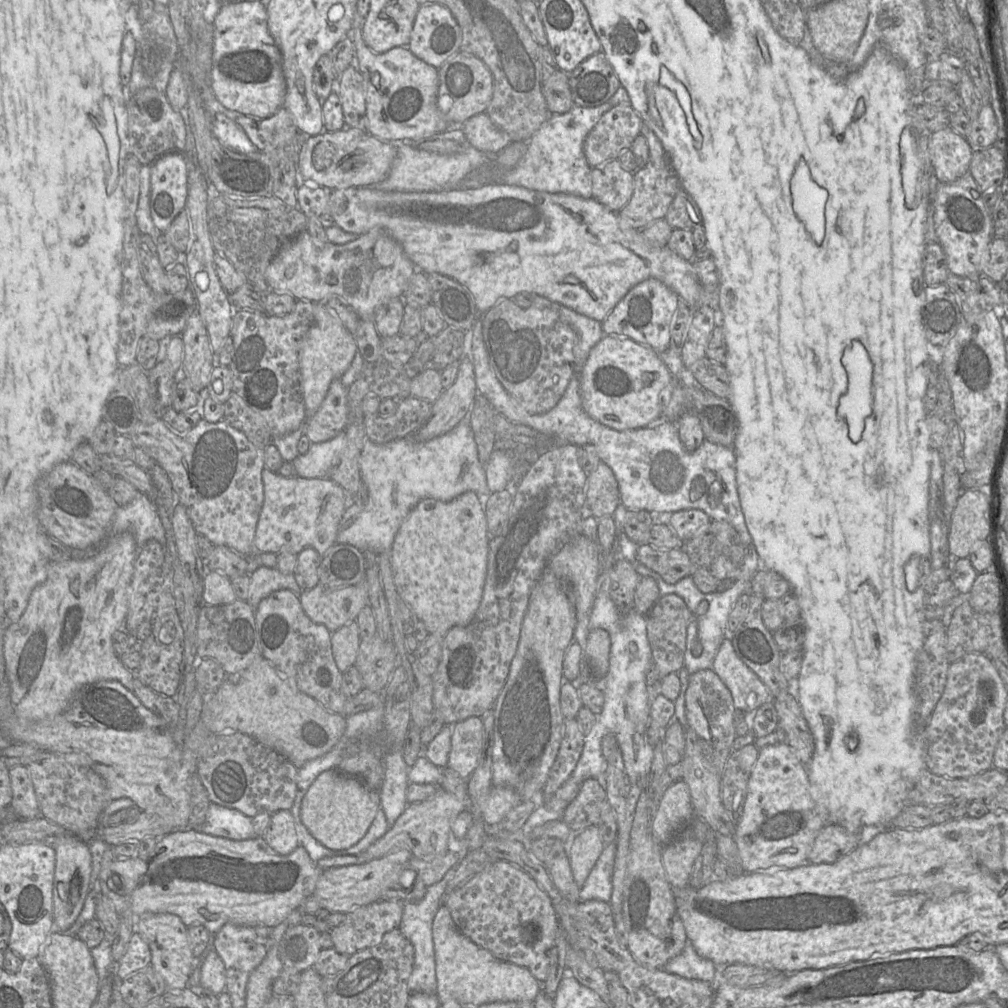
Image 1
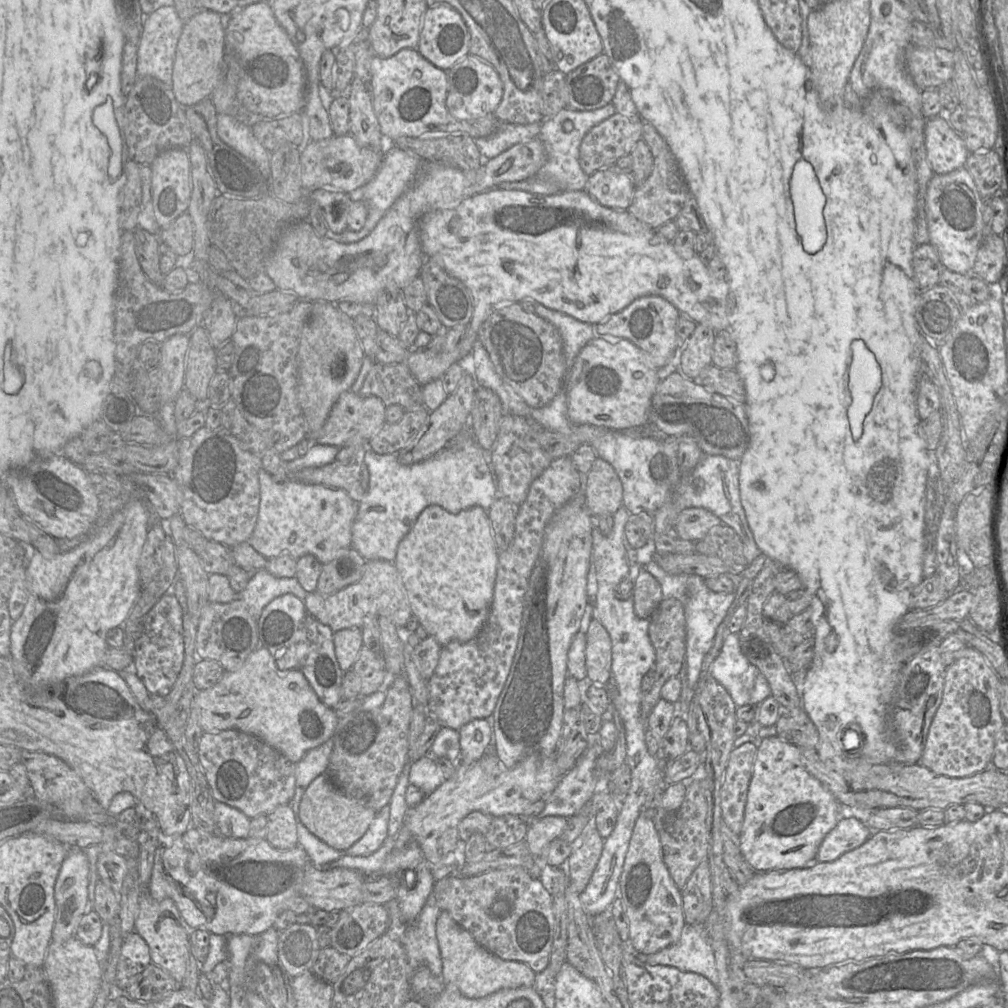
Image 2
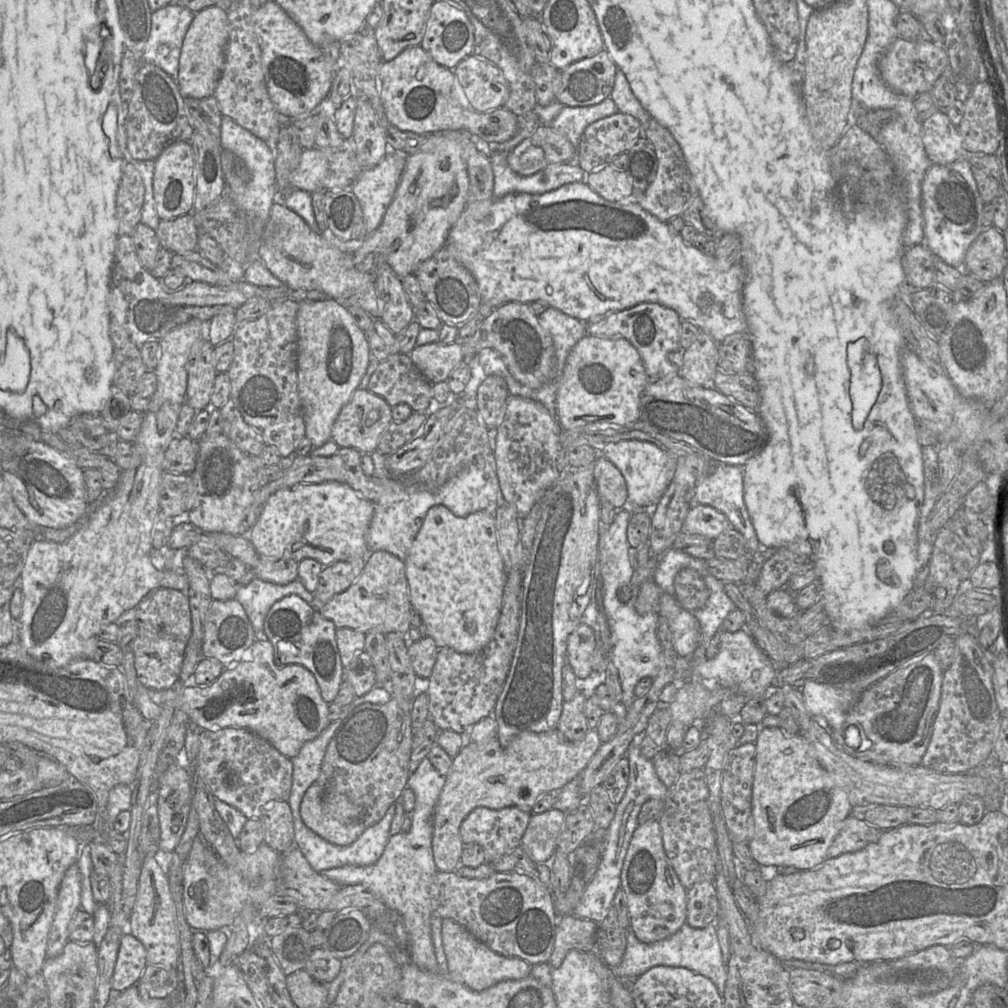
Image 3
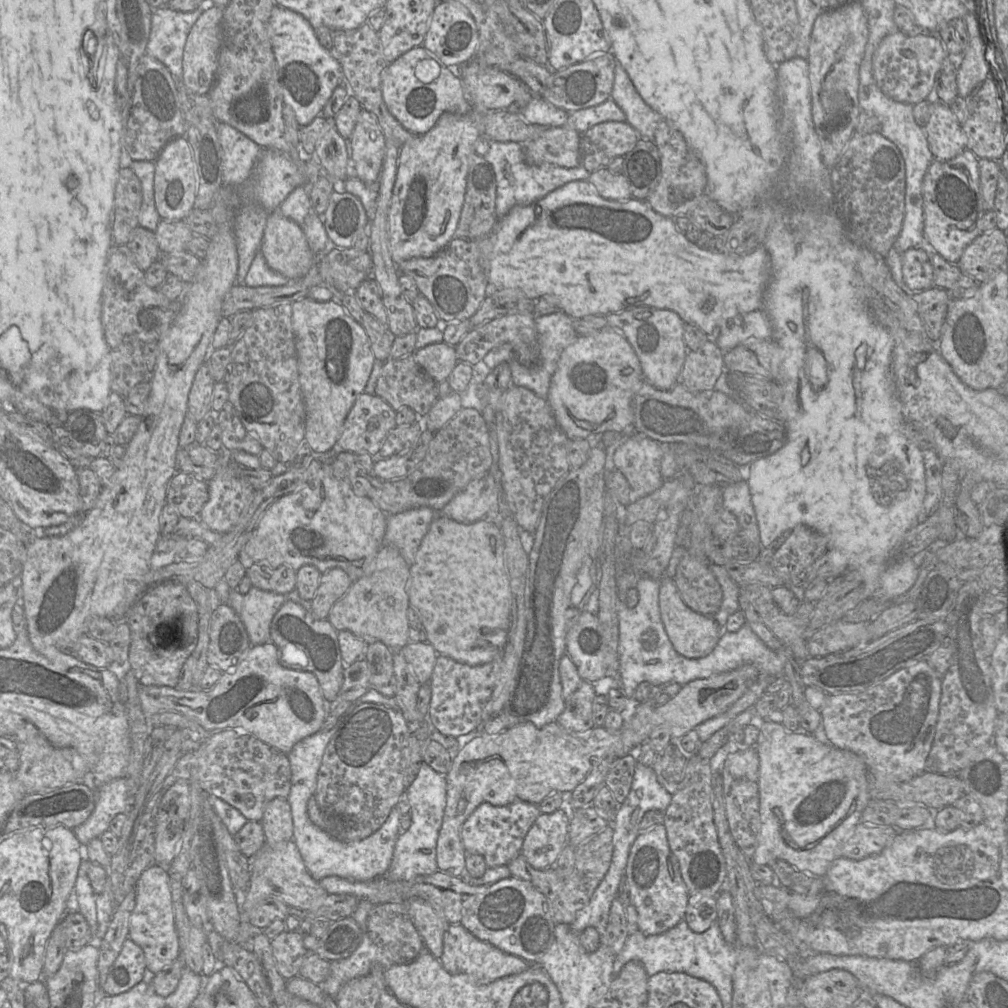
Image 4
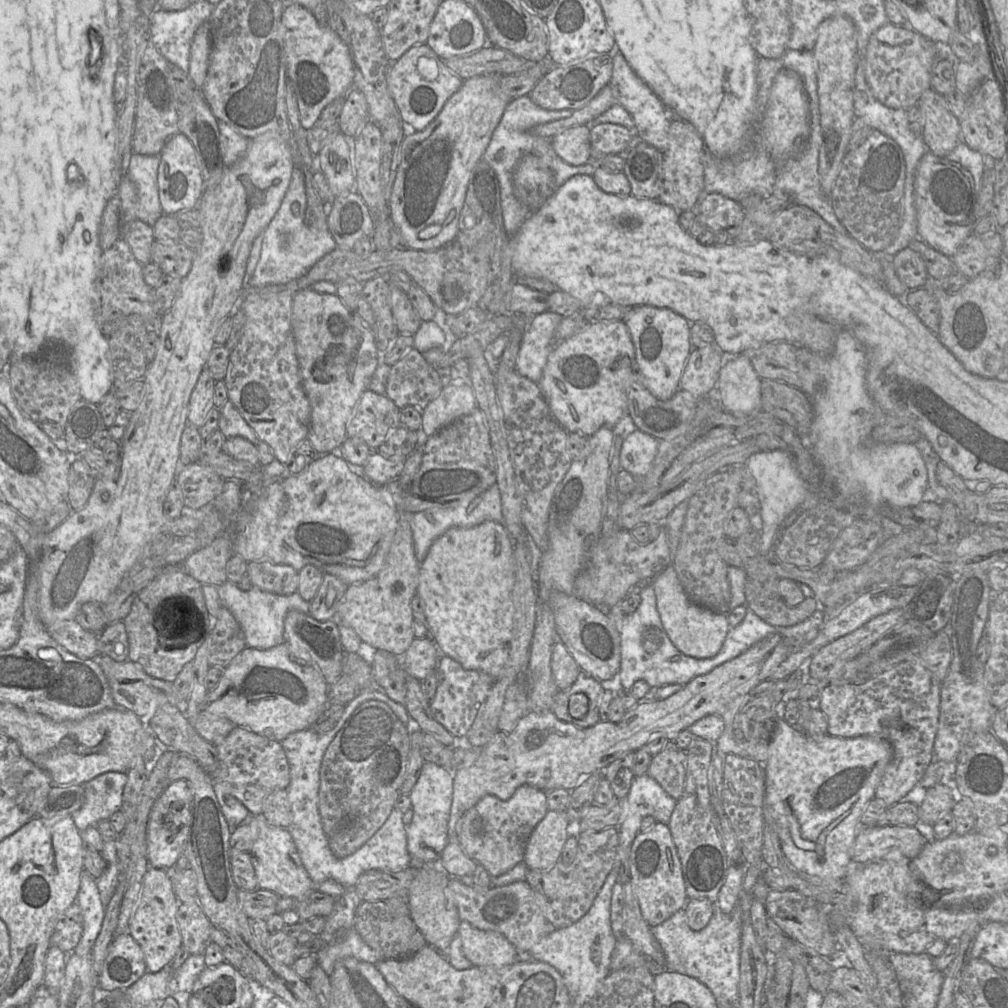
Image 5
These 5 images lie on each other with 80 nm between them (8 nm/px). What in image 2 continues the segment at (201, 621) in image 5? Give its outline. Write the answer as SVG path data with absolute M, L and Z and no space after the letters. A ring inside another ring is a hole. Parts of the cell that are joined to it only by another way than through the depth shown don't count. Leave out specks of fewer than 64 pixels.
M166 592L144 617L144 632L135 642L133 670L152 695L166 696L184 662L183 612L172 592Z

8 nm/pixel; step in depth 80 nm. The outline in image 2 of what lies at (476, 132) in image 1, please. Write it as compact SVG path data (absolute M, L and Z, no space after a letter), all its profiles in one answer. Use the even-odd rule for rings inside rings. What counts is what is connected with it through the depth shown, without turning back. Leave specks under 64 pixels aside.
M542 122L526 125L499 123L489 136L473 139L482 157L492 159L519 142L537 138L541 125Z

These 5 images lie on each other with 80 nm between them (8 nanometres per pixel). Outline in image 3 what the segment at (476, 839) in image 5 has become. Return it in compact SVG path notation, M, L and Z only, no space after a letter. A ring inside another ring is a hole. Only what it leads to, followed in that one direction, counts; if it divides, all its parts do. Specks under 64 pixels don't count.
M510 806L502 809L476 807L460 825L460 836L463 844L476 843L485 853L485 863L492 863L500 857L512 852L521 845L522 837L527 829L532 813Z

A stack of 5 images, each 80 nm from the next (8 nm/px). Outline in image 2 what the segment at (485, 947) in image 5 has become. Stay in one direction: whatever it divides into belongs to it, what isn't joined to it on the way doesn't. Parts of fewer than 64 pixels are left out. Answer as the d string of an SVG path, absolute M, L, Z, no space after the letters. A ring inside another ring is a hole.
M441 911L436 922L436 937L442 959L442 980L463 996L479 999L502 989L534 987L536 973L525 963L503 960L479 945L473 936L459 926L447 911Z

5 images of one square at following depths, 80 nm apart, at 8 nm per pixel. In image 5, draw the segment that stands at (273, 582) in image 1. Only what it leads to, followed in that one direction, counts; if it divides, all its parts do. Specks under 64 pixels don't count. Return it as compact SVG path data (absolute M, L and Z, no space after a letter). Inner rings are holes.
M226 582L219 587L221 603L226 607L240 624L246 640L247 647L270 649L284 642L284 619L291 610L309 614L310 602L305 601L297 592L283 596L276 595L252 587L244 592L237 584Z

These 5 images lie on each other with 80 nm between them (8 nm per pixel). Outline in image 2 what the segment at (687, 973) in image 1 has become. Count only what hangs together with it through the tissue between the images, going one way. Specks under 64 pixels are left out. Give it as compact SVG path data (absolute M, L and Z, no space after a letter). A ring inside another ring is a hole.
M686 925L680 939L652 954L637 953L650 965L664 965L705 976L716 987L719 983L714 950L703 925Z

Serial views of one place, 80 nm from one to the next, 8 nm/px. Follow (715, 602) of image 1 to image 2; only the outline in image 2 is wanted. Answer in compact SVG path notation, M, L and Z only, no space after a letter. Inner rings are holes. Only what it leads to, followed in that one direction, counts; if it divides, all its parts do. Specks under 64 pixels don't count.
M654 559L647 564L641 565L641 567L658 581L663 599L675 598L683 605L686 620L686 651L684 661L687 664L688 686L694 689L701 679L703 659L713 644L718 626L728 614L729 608L735 598L735 592L719 593L711 591L706 586L704 578L699 575L668 574Z

